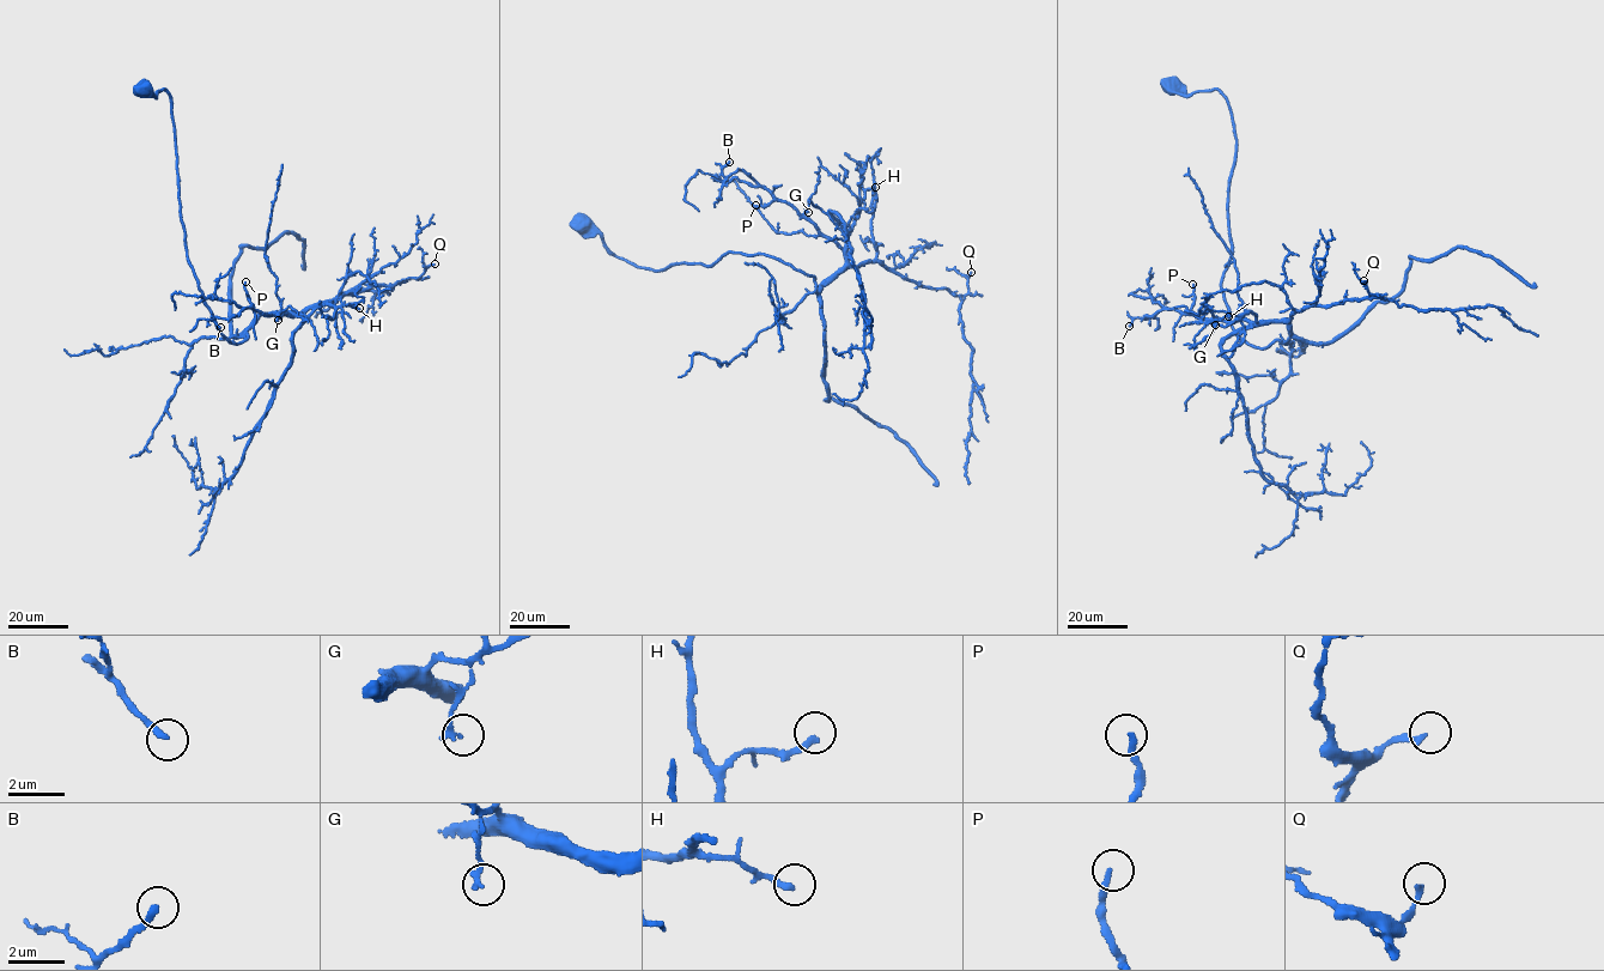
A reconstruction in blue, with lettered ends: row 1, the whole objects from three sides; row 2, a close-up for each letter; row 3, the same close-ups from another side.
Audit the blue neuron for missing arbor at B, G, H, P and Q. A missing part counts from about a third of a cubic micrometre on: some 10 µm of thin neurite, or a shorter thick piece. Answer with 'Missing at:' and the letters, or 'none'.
Missing at: B

